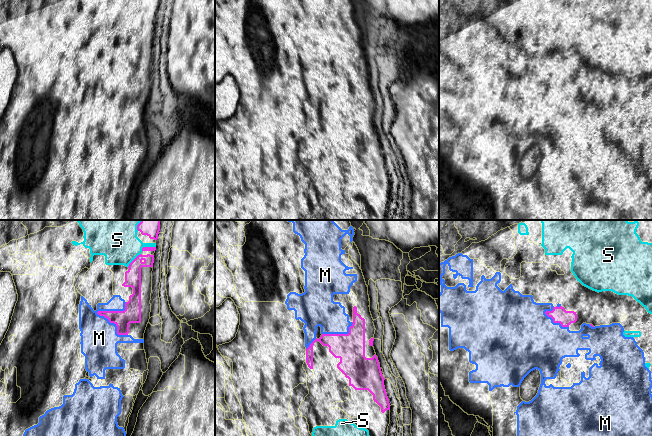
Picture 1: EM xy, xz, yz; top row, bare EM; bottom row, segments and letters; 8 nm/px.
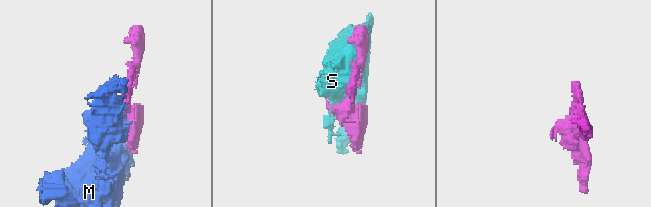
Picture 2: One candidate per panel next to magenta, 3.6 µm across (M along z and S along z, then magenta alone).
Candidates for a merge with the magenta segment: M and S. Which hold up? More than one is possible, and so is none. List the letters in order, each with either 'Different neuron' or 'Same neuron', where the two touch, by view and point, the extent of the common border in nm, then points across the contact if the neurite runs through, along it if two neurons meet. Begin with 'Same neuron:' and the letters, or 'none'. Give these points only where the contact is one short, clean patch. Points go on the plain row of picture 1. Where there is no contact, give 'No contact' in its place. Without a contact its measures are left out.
Same neuron: M, S
M: Same neuron. Touches magenta at xy (116, 101). Shared border 320 nm
S: Same neuron. Touches magenta at xy (133, 36). Shared border 160 nm

